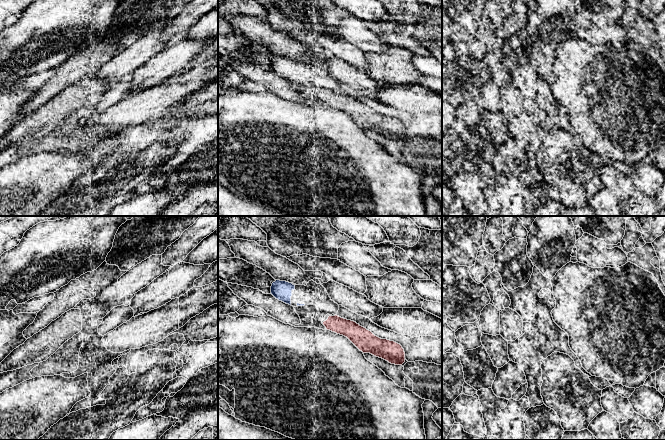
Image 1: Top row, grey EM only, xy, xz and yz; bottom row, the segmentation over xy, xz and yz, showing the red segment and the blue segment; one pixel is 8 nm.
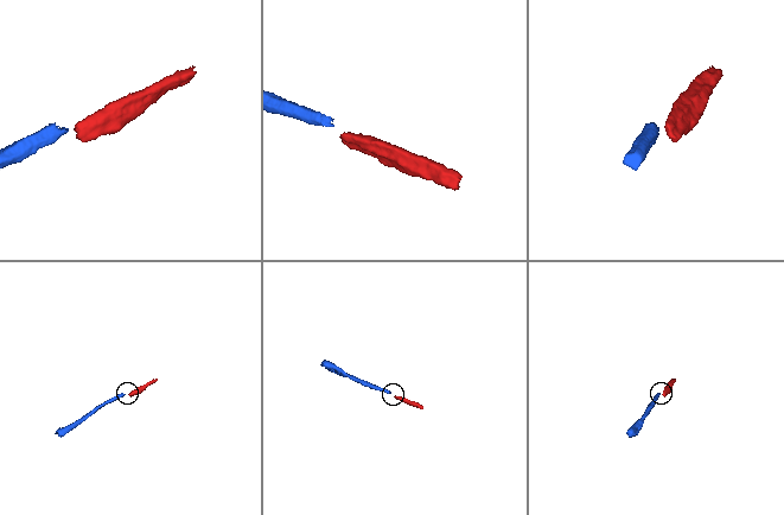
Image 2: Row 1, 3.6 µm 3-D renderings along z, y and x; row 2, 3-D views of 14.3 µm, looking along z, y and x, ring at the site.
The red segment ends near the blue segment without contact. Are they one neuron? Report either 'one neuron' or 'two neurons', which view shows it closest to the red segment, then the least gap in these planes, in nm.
two neurons | xz | 200 nm

